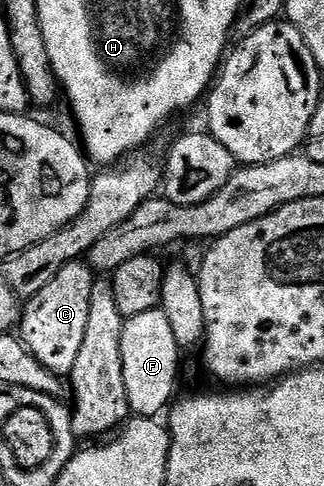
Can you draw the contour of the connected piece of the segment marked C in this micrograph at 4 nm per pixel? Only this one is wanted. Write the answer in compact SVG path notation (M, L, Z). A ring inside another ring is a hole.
M85 261L64 264L60 273L35 298L25 303L16 327L22 342L54 374L68 376L76 364L80 344L84 344L84 331L88 328L88 304L96 274Z

